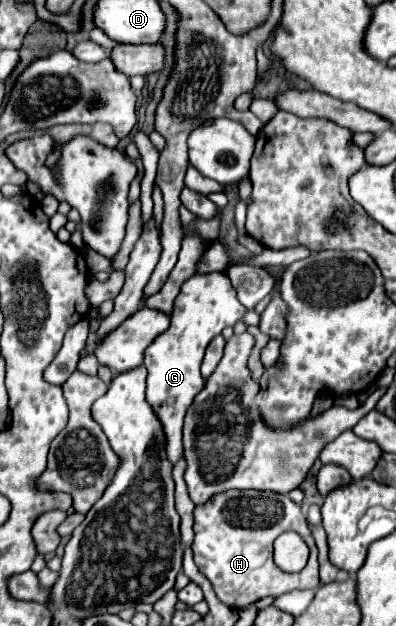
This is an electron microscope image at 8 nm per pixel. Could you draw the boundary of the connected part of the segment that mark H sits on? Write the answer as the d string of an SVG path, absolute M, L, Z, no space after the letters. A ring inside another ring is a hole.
M262 490L246 492L220 492L210 498L210 502L196 506L194 510L194 562L198 570L210 580L218 600L228 608L242 610L262 598L276 598L292 590L314 590L318 586L318 548L308 530L308 522L298 504L288 496ZM294 530L298 532L310 548L308 564L296 572L282 572L272 560L272 544L282 534Z

